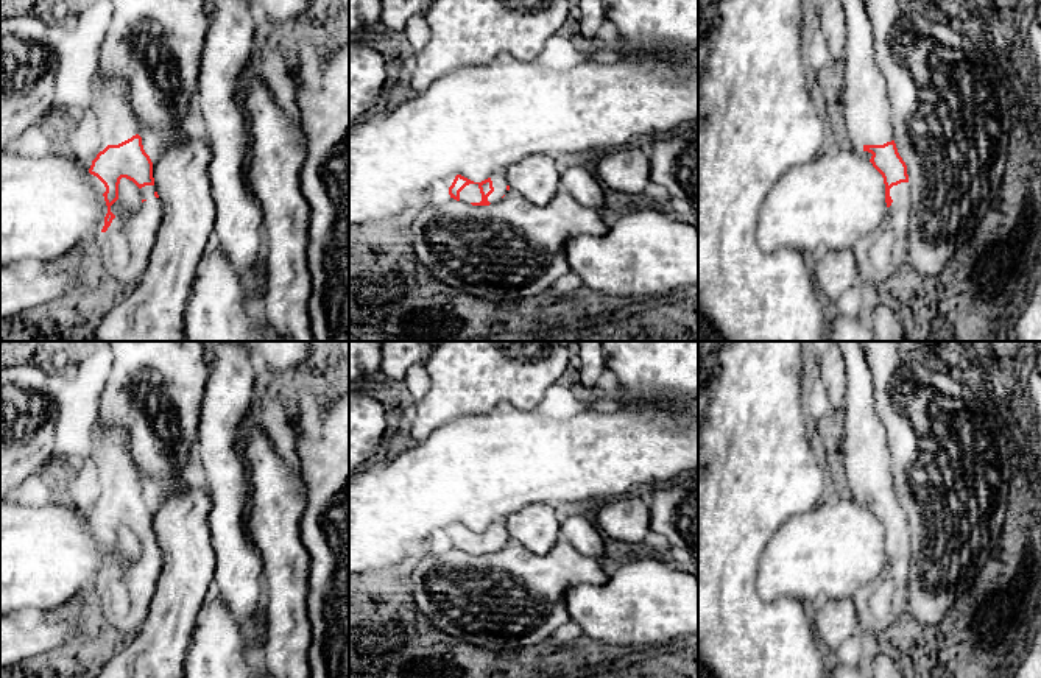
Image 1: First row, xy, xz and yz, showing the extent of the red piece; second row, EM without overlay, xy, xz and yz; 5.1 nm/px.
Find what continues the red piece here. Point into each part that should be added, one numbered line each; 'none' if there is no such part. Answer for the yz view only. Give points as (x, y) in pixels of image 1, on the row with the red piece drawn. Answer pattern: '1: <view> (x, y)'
1: yz (867, 108)
2: yz (879, 254)

